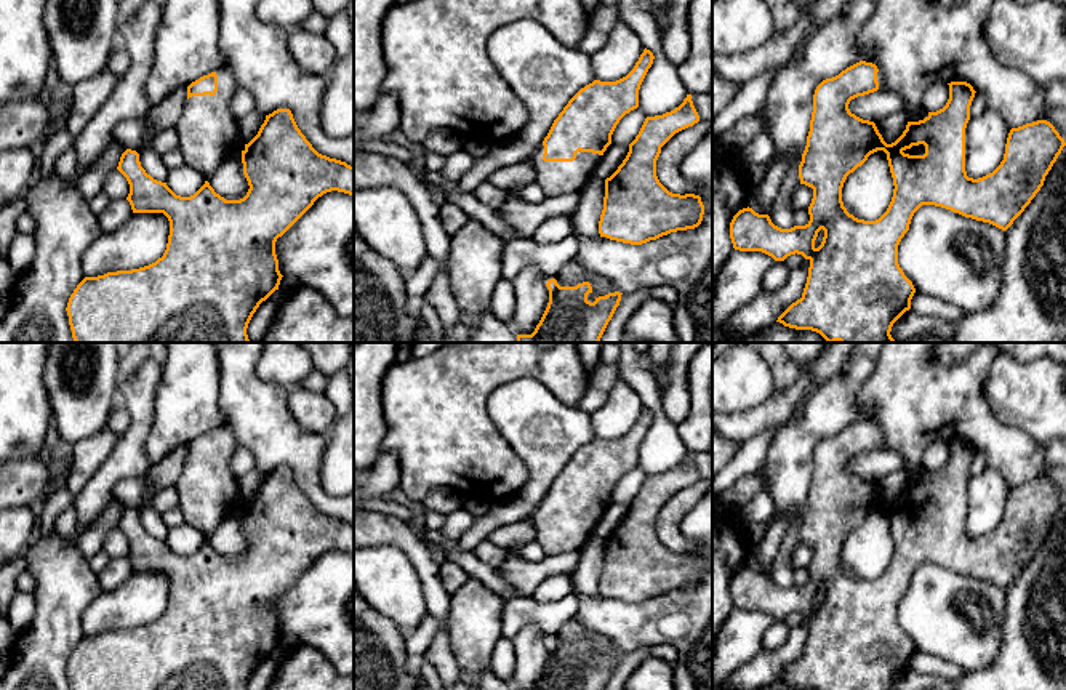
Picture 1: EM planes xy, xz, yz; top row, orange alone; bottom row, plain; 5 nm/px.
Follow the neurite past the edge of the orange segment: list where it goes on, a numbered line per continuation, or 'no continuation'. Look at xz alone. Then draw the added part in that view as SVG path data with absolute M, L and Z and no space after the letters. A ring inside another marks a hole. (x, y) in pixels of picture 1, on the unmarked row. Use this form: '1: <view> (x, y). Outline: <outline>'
1: xz (556, 537). Outline: M541 501L531 514L531 522L546 557L581 549L594 535L594 528L602 517L599 512L579 509L573 520L544 520L543 512L544 504Z

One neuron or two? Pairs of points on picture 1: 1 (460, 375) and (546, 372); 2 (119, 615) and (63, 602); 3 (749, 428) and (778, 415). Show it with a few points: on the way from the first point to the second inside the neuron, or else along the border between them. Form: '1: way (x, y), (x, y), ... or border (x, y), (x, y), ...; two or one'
1: way (480, 367), (525, 367); one
2: border (103, 591), (82, 615), (84, 634); two
3: way (756, 421), (772, 415); one

